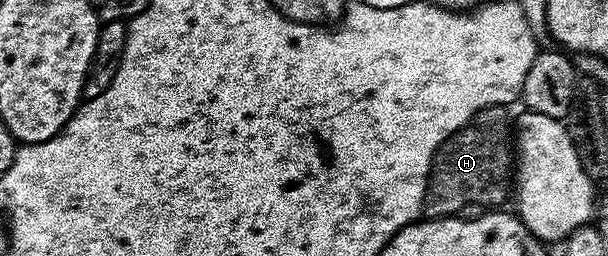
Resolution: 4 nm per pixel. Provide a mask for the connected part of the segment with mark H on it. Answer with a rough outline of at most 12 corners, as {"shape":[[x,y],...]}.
{"shape":[[483,108],[435,154],[423,216],[503,206],[513,120]]}

